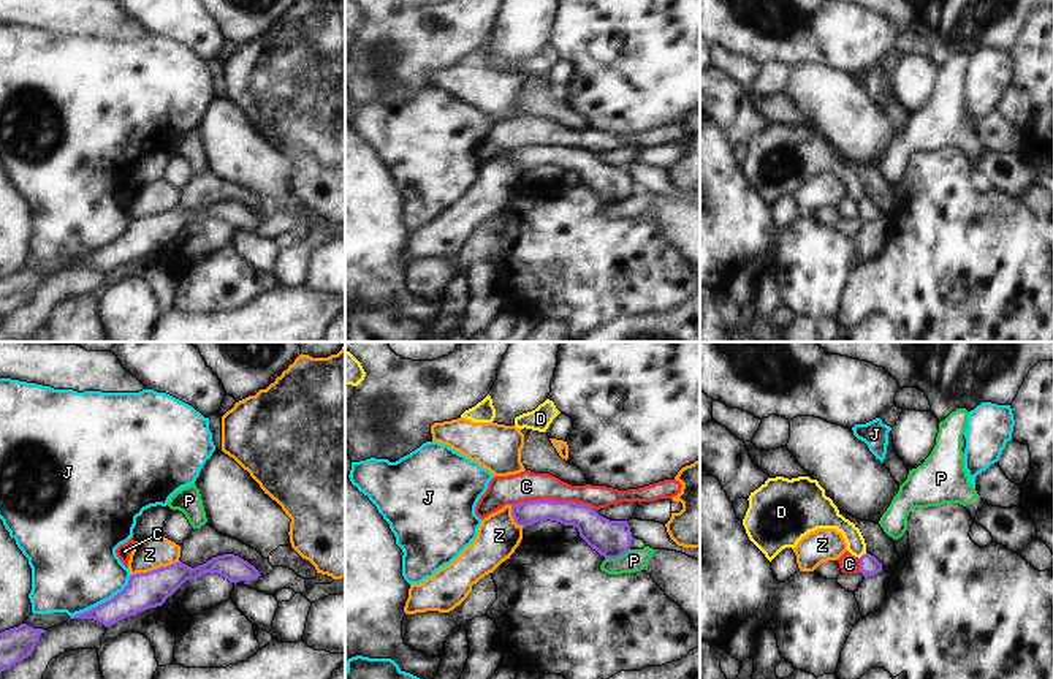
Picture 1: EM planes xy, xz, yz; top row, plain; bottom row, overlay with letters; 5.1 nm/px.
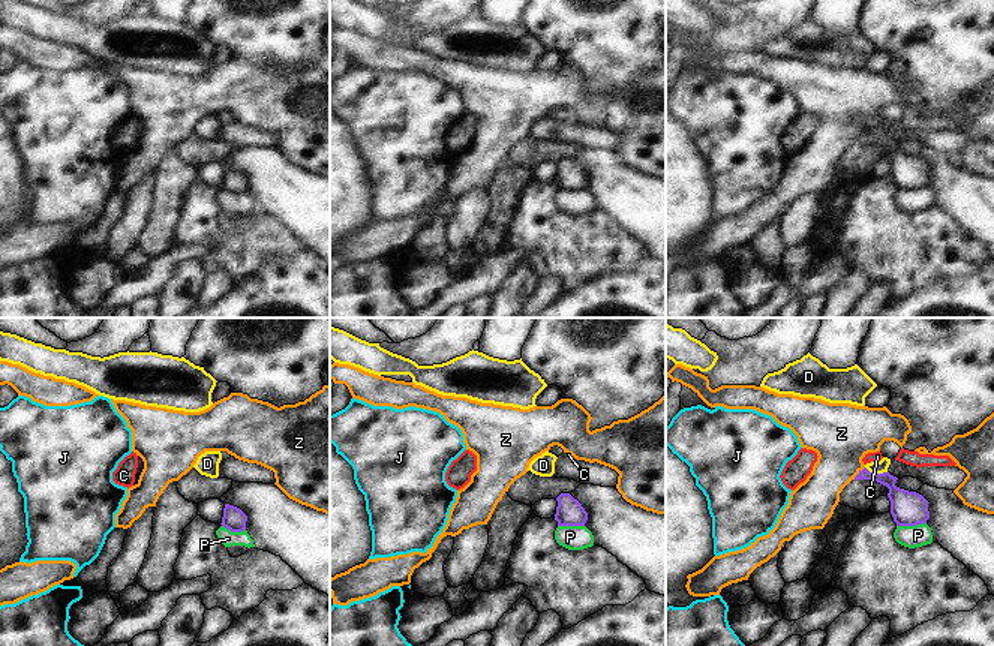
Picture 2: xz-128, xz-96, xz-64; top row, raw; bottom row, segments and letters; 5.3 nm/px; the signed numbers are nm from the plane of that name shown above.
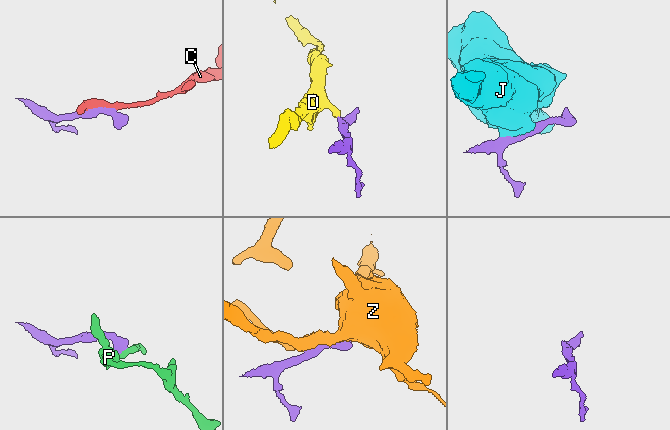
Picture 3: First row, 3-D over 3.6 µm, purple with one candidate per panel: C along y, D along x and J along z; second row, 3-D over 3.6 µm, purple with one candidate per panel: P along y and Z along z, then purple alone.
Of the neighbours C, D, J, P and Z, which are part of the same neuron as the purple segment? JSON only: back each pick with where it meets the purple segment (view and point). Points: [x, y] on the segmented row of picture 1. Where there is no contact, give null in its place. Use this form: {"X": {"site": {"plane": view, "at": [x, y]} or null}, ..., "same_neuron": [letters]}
{"same_neuron": []}

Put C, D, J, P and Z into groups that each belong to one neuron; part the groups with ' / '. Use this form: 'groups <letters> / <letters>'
groups C / D / J / P / Z

